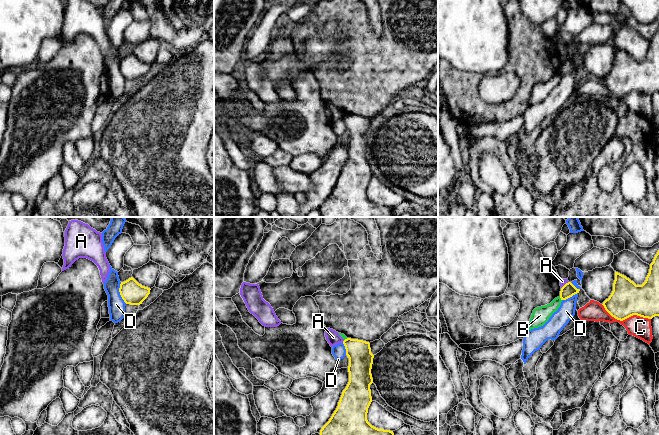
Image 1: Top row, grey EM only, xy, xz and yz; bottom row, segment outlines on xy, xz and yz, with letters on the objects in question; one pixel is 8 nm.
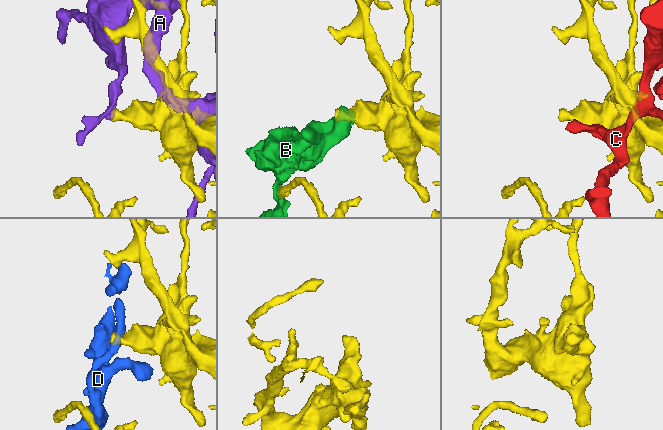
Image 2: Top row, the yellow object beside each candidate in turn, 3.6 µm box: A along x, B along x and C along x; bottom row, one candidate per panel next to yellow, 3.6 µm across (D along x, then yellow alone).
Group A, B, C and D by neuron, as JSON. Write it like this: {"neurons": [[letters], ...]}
{"neurons": [["A"], ["B"], ["C"], ["D"]]}

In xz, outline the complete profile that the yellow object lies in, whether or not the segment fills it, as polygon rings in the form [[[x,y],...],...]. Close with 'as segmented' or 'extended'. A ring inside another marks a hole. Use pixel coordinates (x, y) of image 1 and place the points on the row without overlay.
[[[347,114],[343,120],[349,134],[349,158],[336,186],[320,206],[321,217],[395,217],[393,207],[378,205],[367,196],[374,134],[370,119]]]; as segmented

